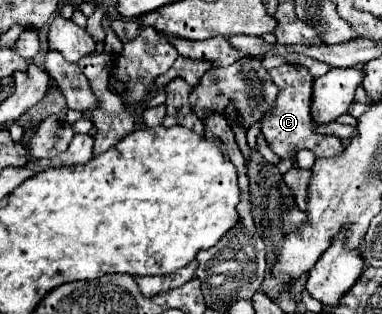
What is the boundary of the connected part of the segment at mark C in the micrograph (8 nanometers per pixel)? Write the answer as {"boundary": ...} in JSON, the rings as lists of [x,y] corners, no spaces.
{"boundary":[[[285,64],[281,68],[269,70],[271,80],[277,84],[279,94],[273,108],[261,118],[261,132],[267,138],[271,150],[279,158],[289,158],[291,152],[297,150],[313,150],[317,158],[335,158],[345,150],[345,144],[339,136],[317,134],[317,124],[311,118],[311,92],[313,92],[313,76],[303,64]]]}

